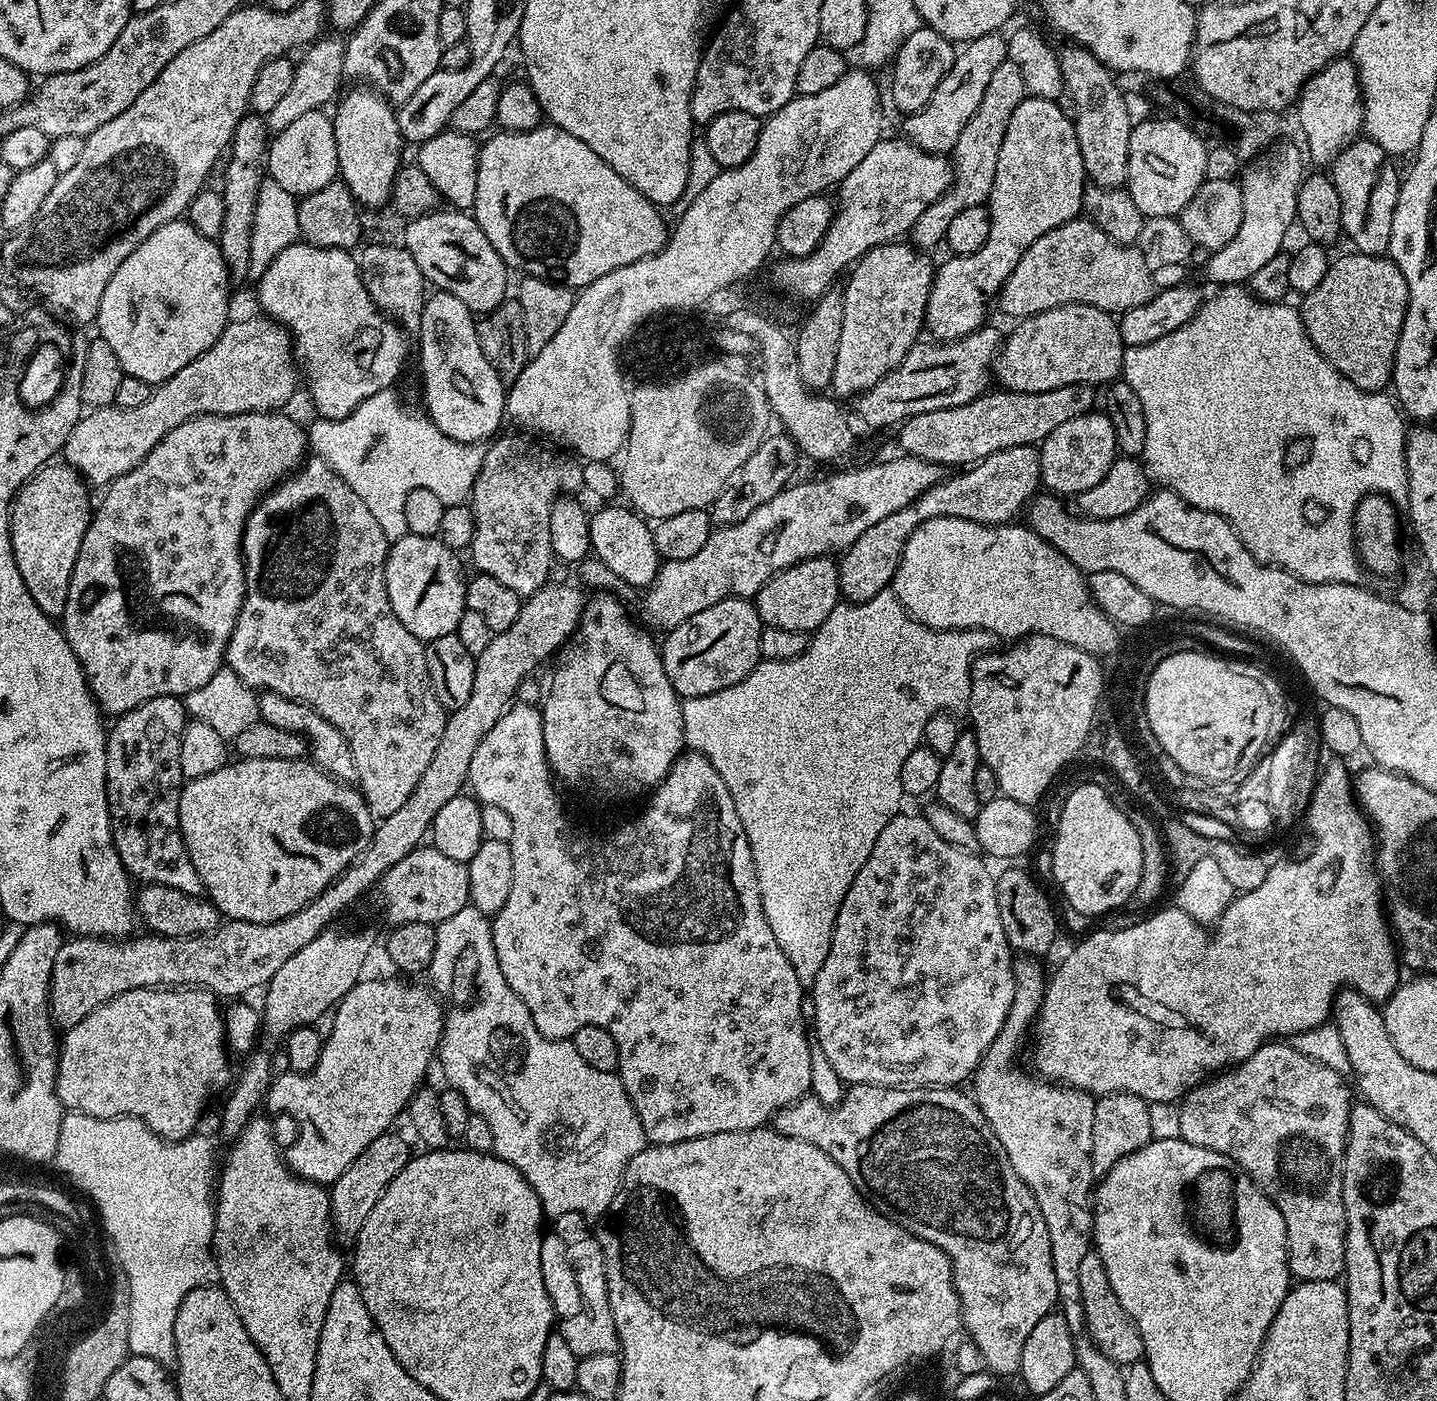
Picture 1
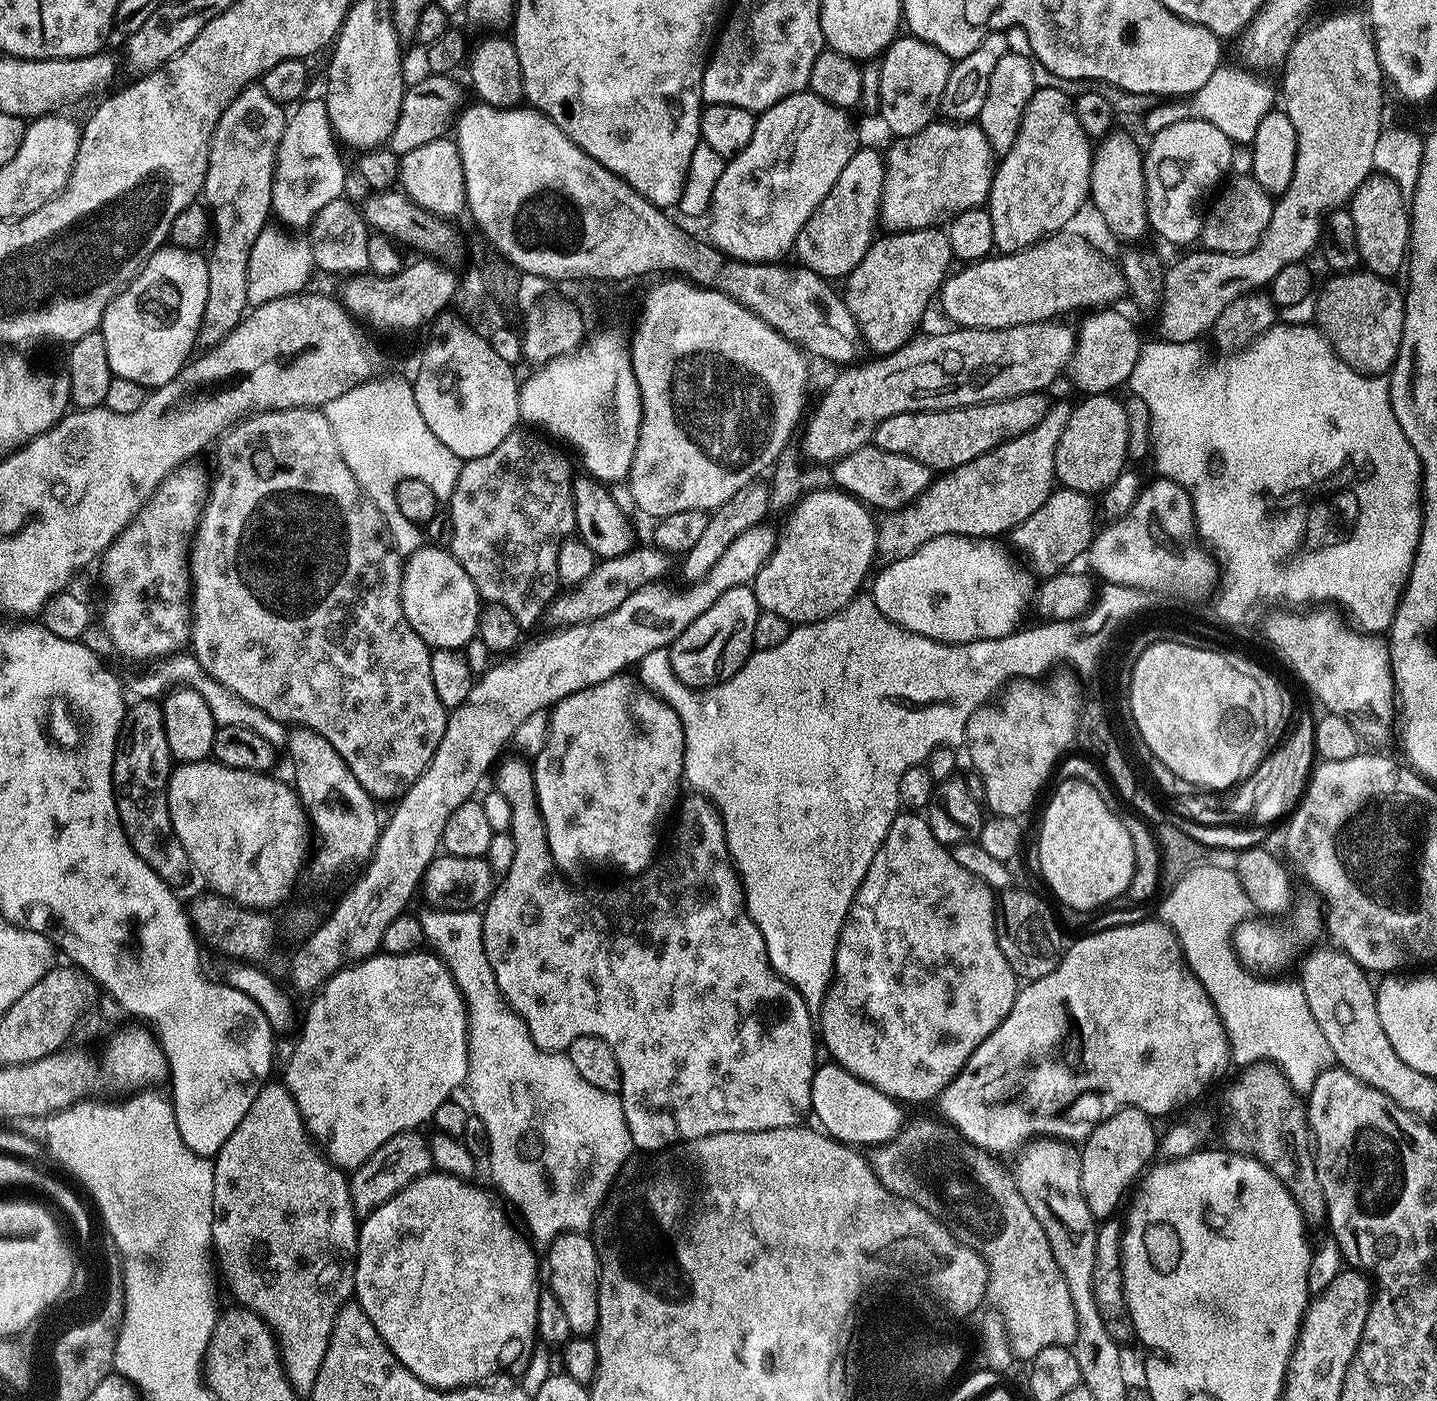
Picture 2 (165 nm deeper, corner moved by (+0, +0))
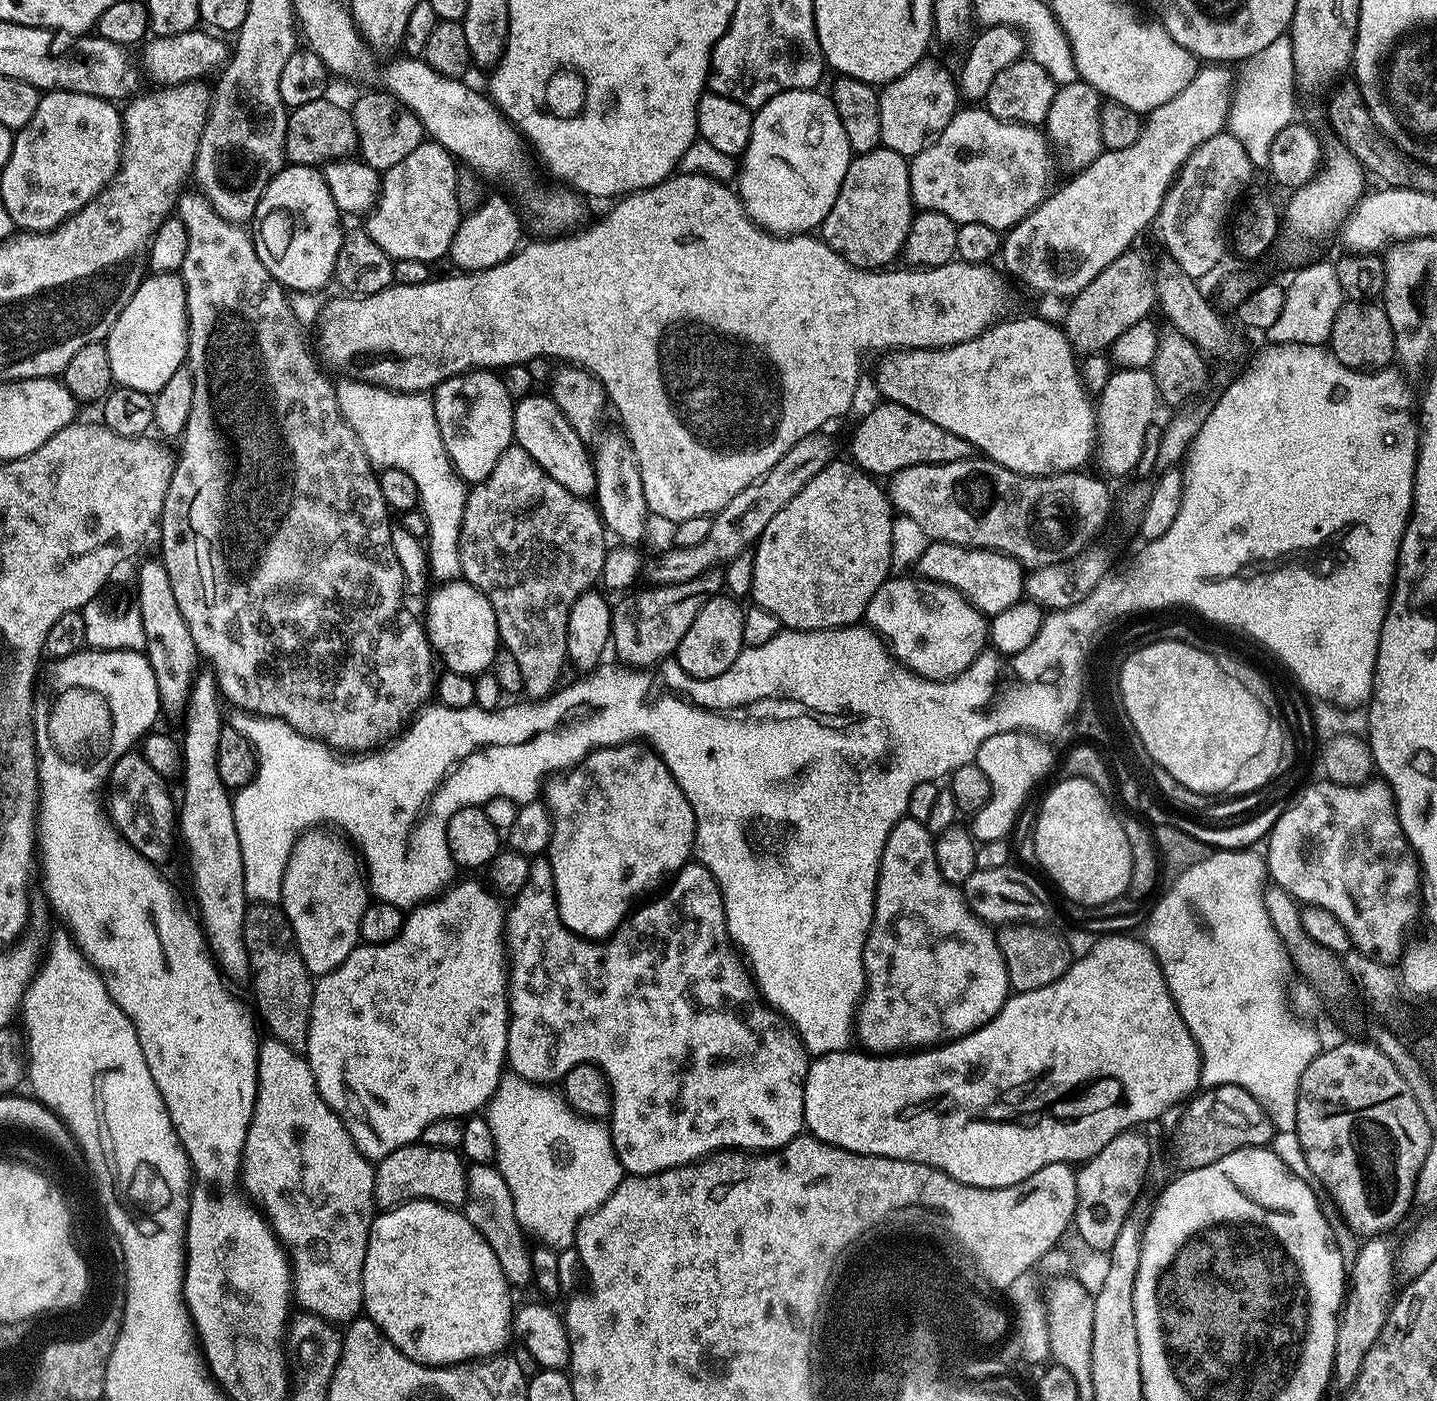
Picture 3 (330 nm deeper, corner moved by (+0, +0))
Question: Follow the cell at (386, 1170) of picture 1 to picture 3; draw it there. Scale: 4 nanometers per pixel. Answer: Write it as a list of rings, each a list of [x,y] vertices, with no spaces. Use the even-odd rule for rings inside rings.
[[[423,1142],[407,1144],[379,1161],[375,1170],[374,1200],[384,1210],[407,1200],[430,1199],[449,1206],[463,1205],[466,1200],[466,1164],[461,1153],[450,1148],[435,1148]]]

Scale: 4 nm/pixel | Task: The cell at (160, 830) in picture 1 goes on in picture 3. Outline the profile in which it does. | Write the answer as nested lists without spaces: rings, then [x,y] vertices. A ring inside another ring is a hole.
[[[139,751],[128,752],[112,767],[106,785],[106,808],[117,832],[145,858],[161,862],[172,852],[172,839],[178,836],[178,808],[172,804],[165,777],[159,776],[150,762]]]

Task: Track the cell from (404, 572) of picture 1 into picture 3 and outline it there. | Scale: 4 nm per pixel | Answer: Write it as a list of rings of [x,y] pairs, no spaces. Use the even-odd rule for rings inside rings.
[[[452,578],[441,588],[427,593],[428,620],[426,631],[428,643],[432,645],[437,657],[444,656],[447,671],[477,677],[480,673],[491,669],[492,660],[498,651],[500,631],[494,618],[494,606],[482,594],[463,578]]]

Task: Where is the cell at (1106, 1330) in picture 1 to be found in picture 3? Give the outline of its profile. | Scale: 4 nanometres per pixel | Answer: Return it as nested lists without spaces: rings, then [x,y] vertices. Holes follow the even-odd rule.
[[[1233,1084],[1209,1087],[1193,1095],[1186,1107],[1188,1109],[1181,1114],[1176,1133],[1172,1136],[1172,1160],[1180,1172],[1210,1166],[1210,1162],[1218,1162],[1218,1158],[1226,1158],[1226,1154],[1234,1154],[1234,1150],[1239,1148],[1267,1145],[1268,1139],[1274,1136],[1272,1121],[1260,1103],[1249,1092]]]

